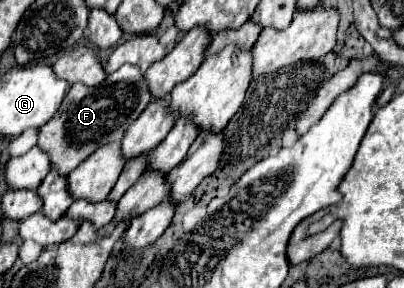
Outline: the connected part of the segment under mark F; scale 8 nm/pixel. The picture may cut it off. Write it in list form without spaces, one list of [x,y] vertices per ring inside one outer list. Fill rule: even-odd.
[[[122,65],[118,71],[110,73],[102,85],[72,85],[68,89],[58,115],[40,129],[38,137],[38,147],[48,155],[52,169],[58,171],[60,177],[74,171],[98,147],[116,143],[124,137],[132,121],[138,119],[150,103],[150,93],[146,91],[146,83],[142,83],[142,75],[144,73],[138,71],[138,67]]]

